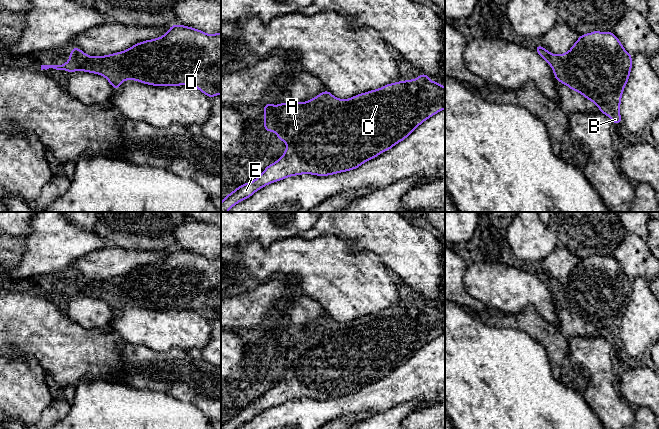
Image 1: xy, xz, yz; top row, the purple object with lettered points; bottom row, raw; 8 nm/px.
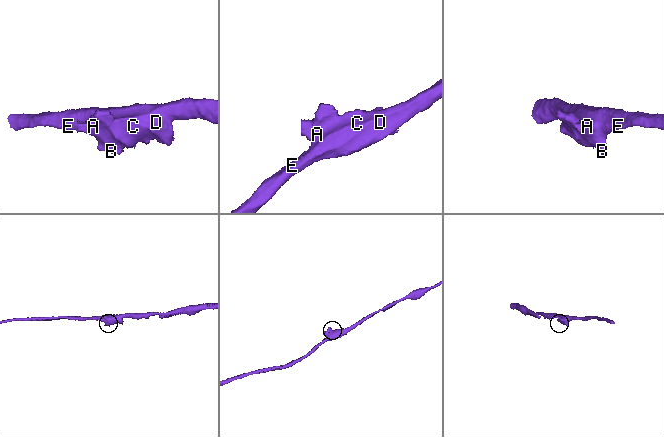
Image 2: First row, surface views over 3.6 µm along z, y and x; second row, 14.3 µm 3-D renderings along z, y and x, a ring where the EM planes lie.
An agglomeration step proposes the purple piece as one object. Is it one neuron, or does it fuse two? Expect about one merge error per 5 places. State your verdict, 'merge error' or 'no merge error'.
no merge error

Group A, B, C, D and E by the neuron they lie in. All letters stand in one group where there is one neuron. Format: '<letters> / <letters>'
A B C D E

